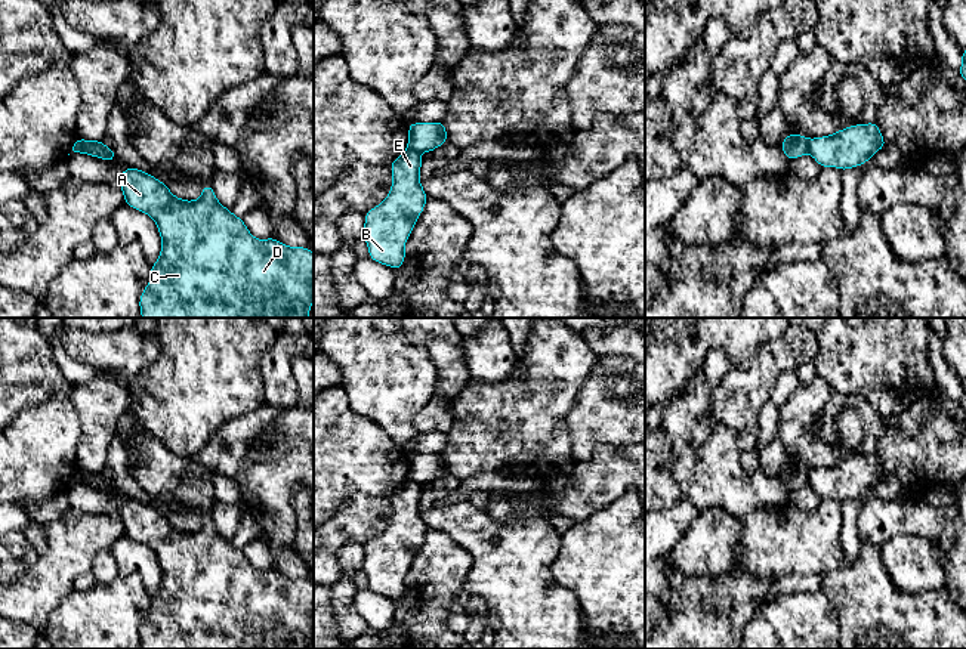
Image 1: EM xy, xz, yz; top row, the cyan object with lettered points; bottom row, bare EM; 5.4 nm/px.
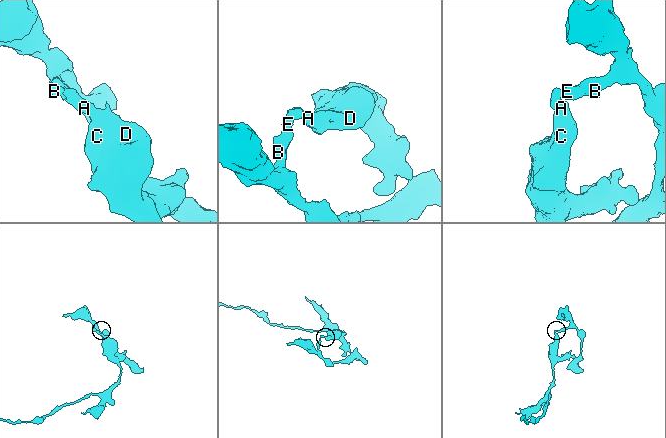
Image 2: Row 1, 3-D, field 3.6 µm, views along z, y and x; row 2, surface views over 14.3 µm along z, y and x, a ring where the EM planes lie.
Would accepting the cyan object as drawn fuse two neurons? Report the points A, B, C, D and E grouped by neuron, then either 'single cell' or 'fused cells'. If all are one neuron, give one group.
A C D / B E | fused cells

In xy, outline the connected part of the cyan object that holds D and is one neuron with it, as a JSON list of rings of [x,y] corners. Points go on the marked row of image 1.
[[[129,166],[115,182],[123,189],[124,204],[143,211],[155,222],[163,242],[157,262],[151,265],[149,282],[139,297],[142,318],[309,318],[311,305],[314,302],[314,253],[309,248],[288,247],[277,241],[274,237],[266,239],[254,238],[244,225],[244,220],[237,217],[229,208],[225,208],[217,201],[212,185],[203,185],[201,197],[188,201],[175,197],[166,183],[160,182],[151,173],[145,173],[136,167]]]

